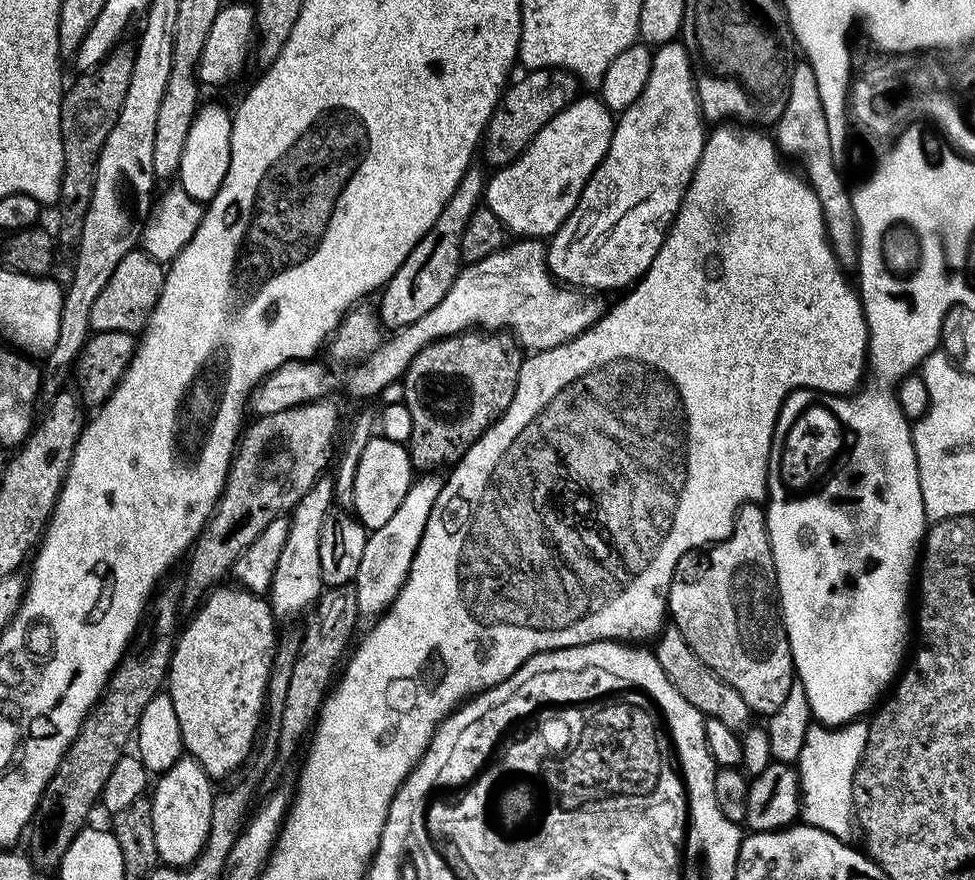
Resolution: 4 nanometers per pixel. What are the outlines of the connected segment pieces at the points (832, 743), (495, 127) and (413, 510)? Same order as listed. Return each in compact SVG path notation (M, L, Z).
M860 718L839 726L809 727L798 759L803 823L826 830L842 841L849 839L852 828L854 832L852 783L867 741L868 725Z
M533 68L523 73L521 80L513 79L505 87L492 117L484 127L482 152L484 148L485 165L492 164L493 169L505 168L519 158L530 146L530 142L565 106L577 99L578 81L571 72L562 68Z
M424 474L419 478L413 479L412 485L406 490L406 498L402 498L402 503L399 504L398 510L394 510L392 517L383 526L378 526L369 531L366 551L362 553L362 562L358 566L358 574L354 581L356 601L358 602L358 610L361 617L372 616L371 618L379 618L383 616L384 611L390 607L397 593L400 592L400 587L408 577L408 571L414 562L414 554L418 548L418 542L422 540L422 530L426 530L426 522L430 518L430 510L434 510L434 502L444 485L444 480L438 477L439 475L436 474Z

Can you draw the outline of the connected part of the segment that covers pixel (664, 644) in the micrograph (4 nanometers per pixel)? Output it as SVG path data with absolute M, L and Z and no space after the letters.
M675 626L665 627L655 637L655 644L654 655L658 666L662 666L666 678L670 678L678 694L682 694L682 698L686 698L690 706L698 709L705 718L718 718L718 722L730 726L730 730L737 733L749 727L750 709L742 694L738 694L738 690L734 690L734 686L730 686L725 680L715 676L702 662L702 658L698 658L698 654L690 650L690 642L682 638L682 630L678 630Z

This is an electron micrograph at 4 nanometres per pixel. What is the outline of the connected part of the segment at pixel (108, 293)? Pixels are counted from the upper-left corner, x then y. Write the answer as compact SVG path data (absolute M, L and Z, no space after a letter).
M135 248L130 254L126 254L114 269L114 274L110 274L110 282L102 286L102 292L98 294L98 298L94 298L94 304L90 306L89 329L92 332L122 330L139 333L160 296L164 285L164 273L163 265L147 252Z

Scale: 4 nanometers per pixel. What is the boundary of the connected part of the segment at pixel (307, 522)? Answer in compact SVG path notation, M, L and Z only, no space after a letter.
M325 474L310 486L310 490L306 490L306 494L302 494L302 498L288 516L286 546L282 546L282 554L278 557L278 566L274 570L274 582L270 589L272 614L281 621L292 620L300 615L303 617L320 598L325 585L322 582L322 565L318 558L318 541L322 539L322 522L333 507L334 480L331 475Z

